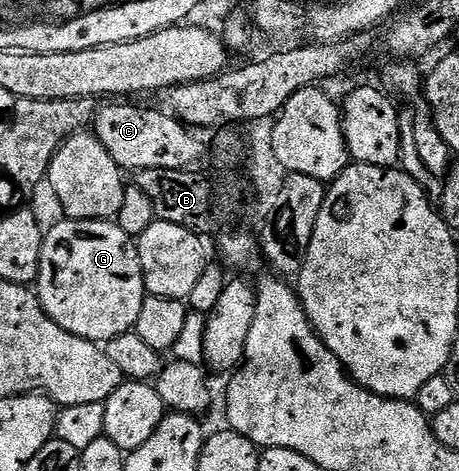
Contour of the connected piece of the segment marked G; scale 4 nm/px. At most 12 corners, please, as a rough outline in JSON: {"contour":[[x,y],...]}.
{"contour":[[117,221],[45,231],[36,293],[60,328],[105,344],[147,298]]}

